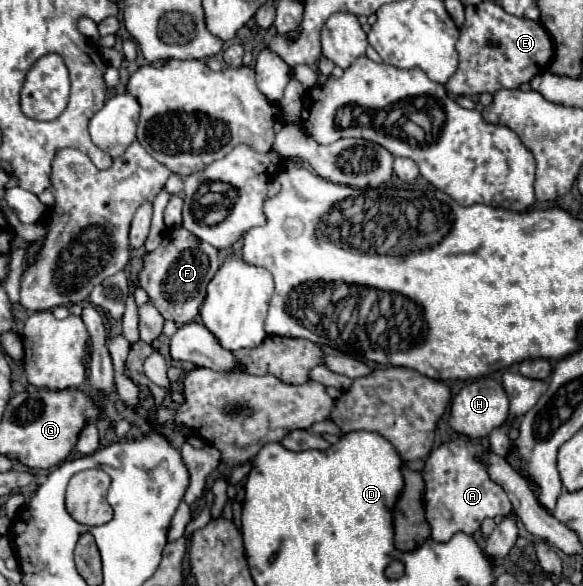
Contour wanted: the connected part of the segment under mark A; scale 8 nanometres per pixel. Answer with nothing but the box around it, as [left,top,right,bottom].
[424,438,512,542]

